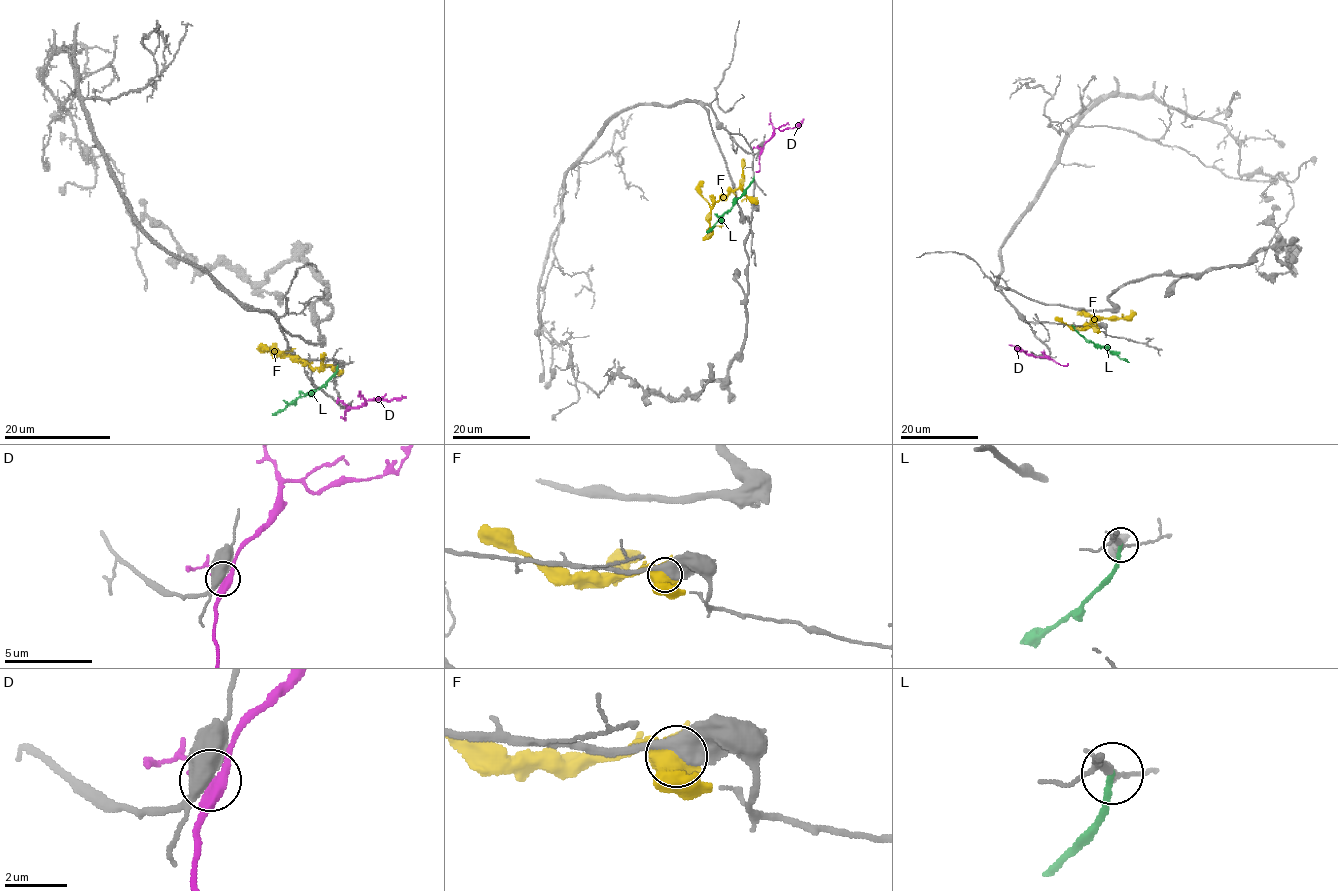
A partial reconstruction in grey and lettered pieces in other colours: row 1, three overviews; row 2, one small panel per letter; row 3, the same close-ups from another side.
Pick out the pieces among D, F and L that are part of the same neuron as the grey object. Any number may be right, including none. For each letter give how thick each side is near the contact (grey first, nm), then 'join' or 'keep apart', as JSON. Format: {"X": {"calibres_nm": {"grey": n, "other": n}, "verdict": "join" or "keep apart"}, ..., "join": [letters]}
{"D": {"calibres_nm": {"grey": 440, "other": 360}, "verdict": "keep apart"}, "F": {"calibres_nm": {"grey": 480, "other": 480}, "verdict": "keep apart"}, "L": {"calibres_nm": {"grey": 280, "other": 200}, "verdict": "keep apart"}, "join": []}

